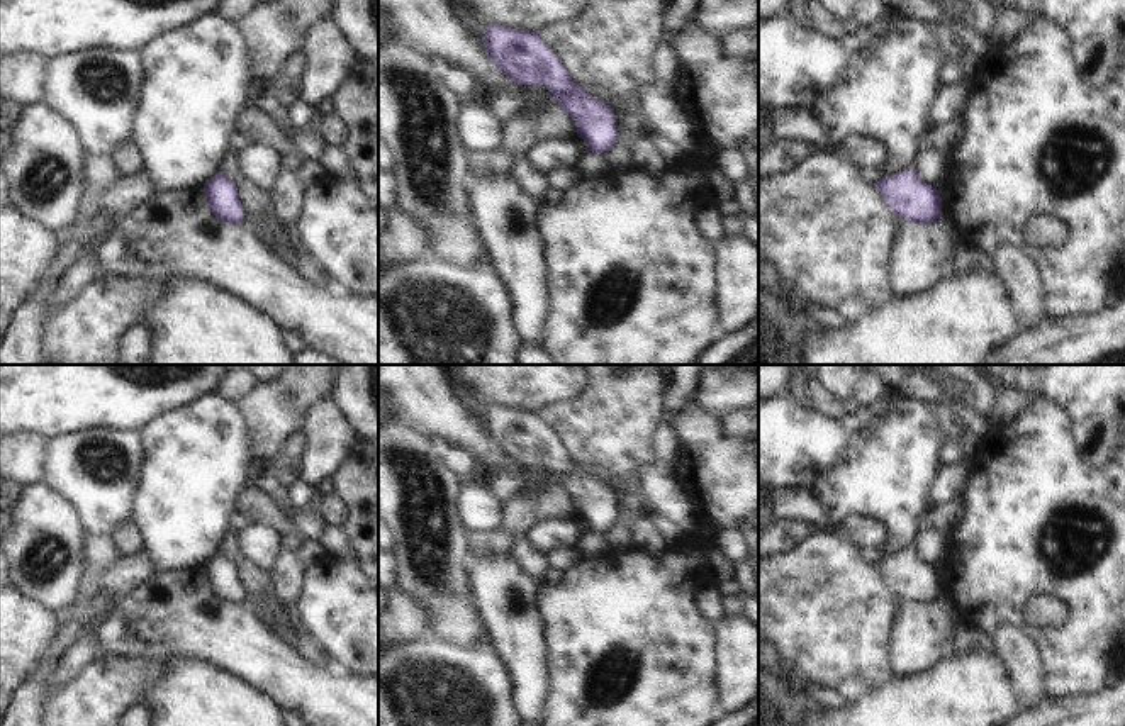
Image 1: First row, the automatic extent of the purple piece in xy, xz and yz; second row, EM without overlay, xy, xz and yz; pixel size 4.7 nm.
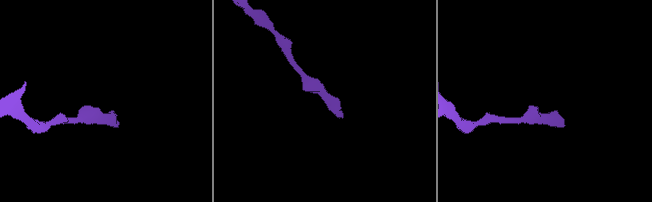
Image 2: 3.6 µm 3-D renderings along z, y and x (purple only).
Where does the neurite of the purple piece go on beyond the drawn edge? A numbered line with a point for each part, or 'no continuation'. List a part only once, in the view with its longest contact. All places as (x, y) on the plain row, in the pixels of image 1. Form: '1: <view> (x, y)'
no continuation

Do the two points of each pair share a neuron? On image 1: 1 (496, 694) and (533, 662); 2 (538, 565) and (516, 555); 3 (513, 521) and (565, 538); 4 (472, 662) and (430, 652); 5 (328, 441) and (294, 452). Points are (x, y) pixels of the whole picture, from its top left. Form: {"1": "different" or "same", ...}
{"1": "different", "2": "same", "3": "different", "4": "same", "5": "different"}

